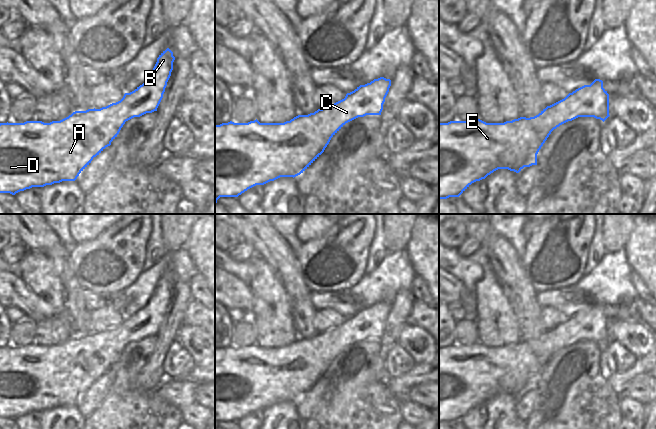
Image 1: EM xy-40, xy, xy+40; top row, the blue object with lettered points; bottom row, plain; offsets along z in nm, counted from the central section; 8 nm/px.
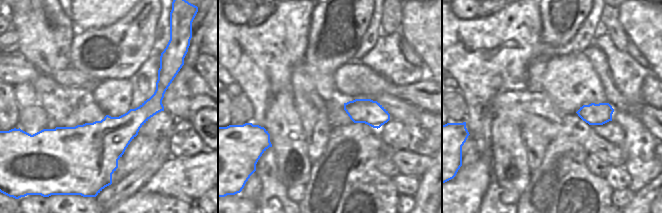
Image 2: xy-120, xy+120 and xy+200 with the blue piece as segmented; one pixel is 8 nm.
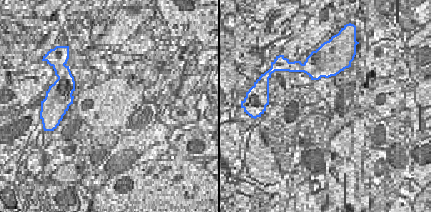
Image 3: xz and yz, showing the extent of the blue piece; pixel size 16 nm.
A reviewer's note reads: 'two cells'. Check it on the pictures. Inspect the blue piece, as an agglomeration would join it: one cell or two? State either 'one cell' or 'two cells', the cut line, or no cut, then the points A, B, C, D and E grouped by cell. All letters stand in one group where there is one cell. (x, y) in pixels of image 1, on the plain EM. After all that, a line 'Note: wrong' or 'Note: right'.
one cell | no cut | A B C D E
Note: wrong

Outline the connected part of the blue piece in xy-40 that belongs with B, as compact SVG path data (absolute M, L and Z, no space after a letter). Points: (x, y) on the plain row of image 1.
M167 272L159 279L149 302L142 309L130 317L125 317L120 325L106 331L75 335L60 345L50 347L42 345L0 347L0 417L15 419L32 411L44 411L62 405L75 405L93 382L111 369L126 345L157 335L171 300L174 284L173 276Z

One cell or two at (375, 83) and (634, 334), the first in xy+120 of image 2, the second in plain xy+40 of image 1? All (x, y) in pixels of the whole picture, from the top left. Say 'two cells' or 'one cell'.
two cells

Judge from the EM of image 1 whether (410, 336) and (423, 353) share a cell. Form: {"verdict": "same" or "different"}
{"verdict": "same"}

